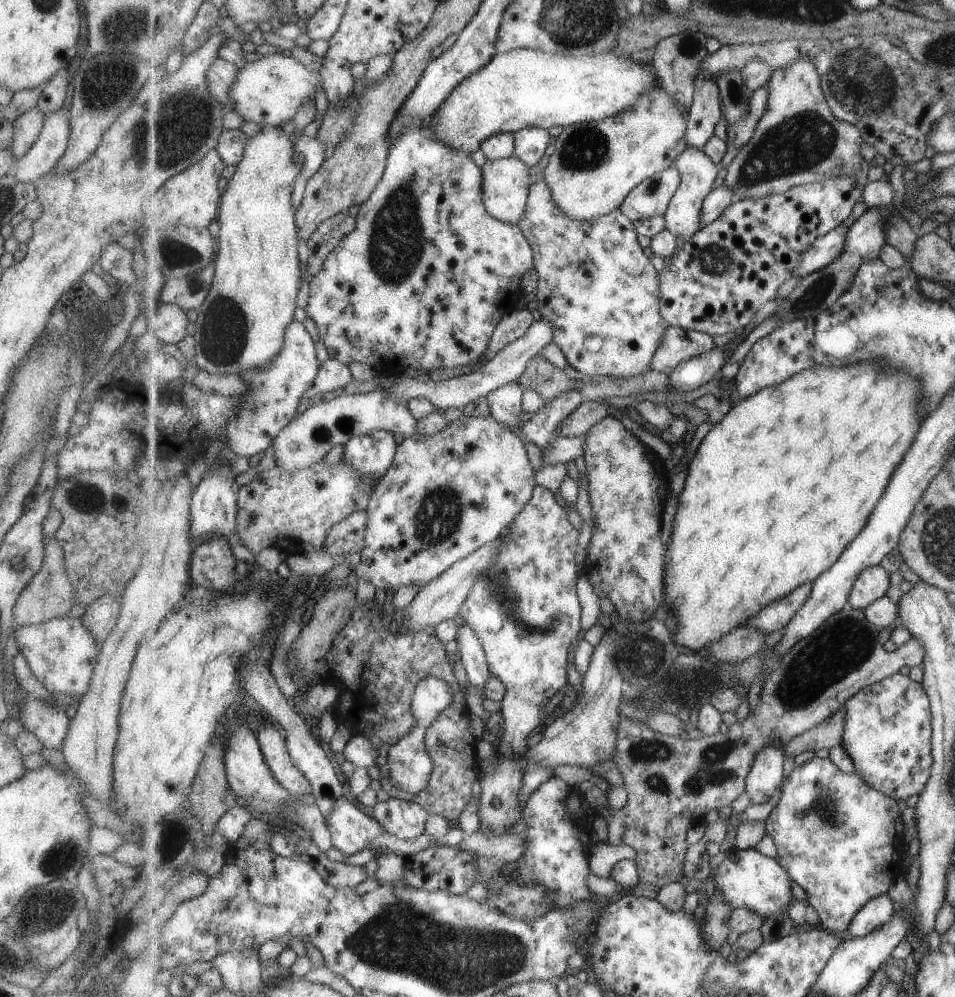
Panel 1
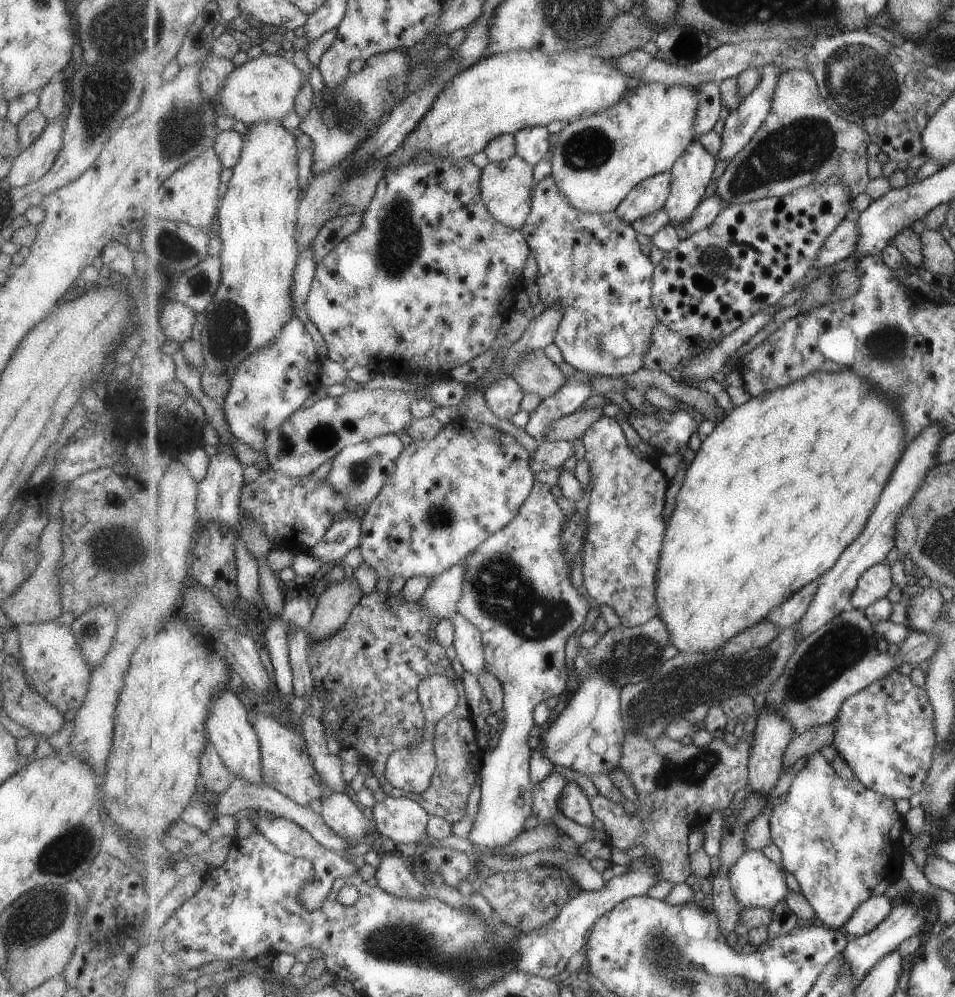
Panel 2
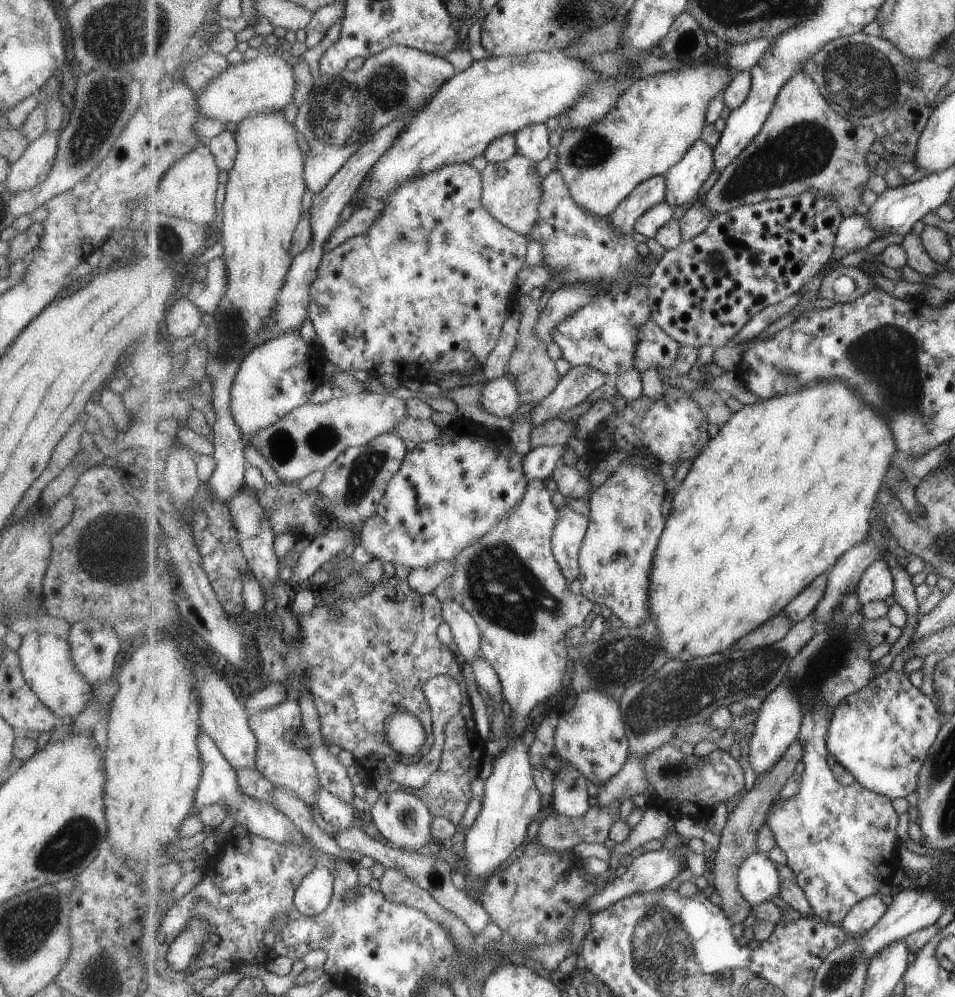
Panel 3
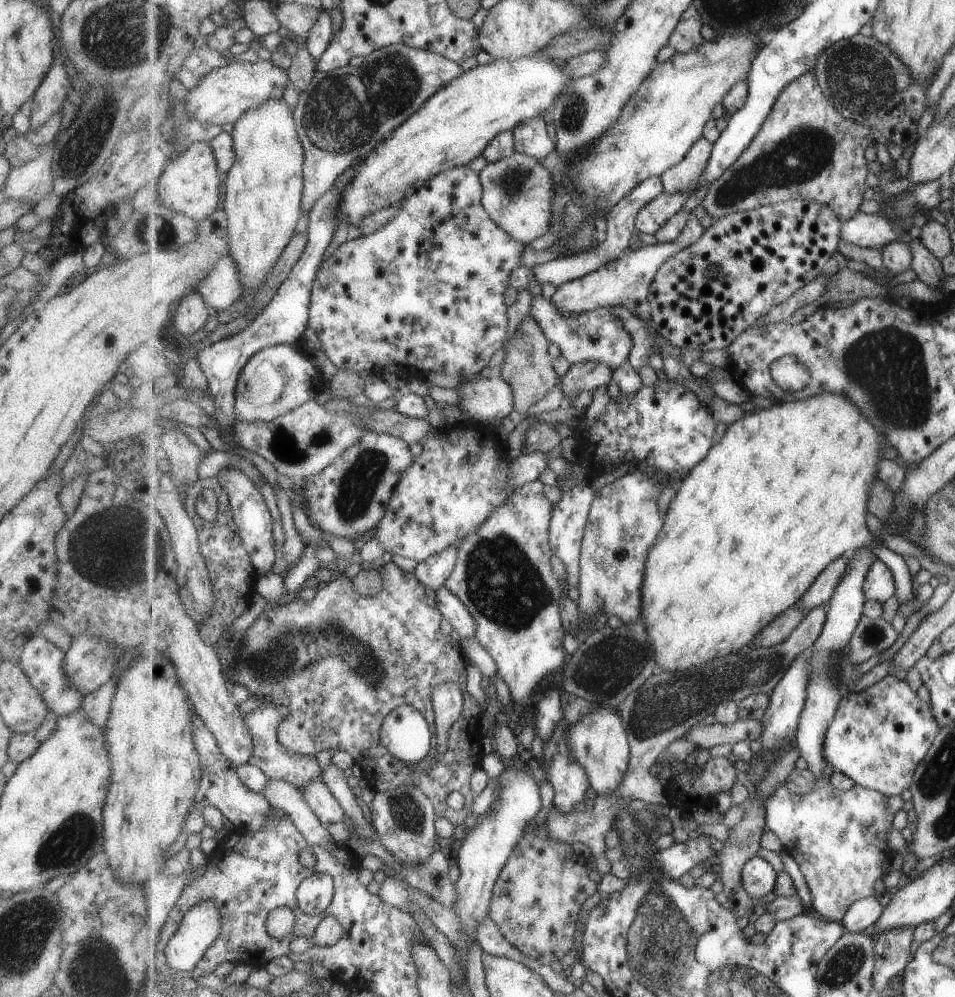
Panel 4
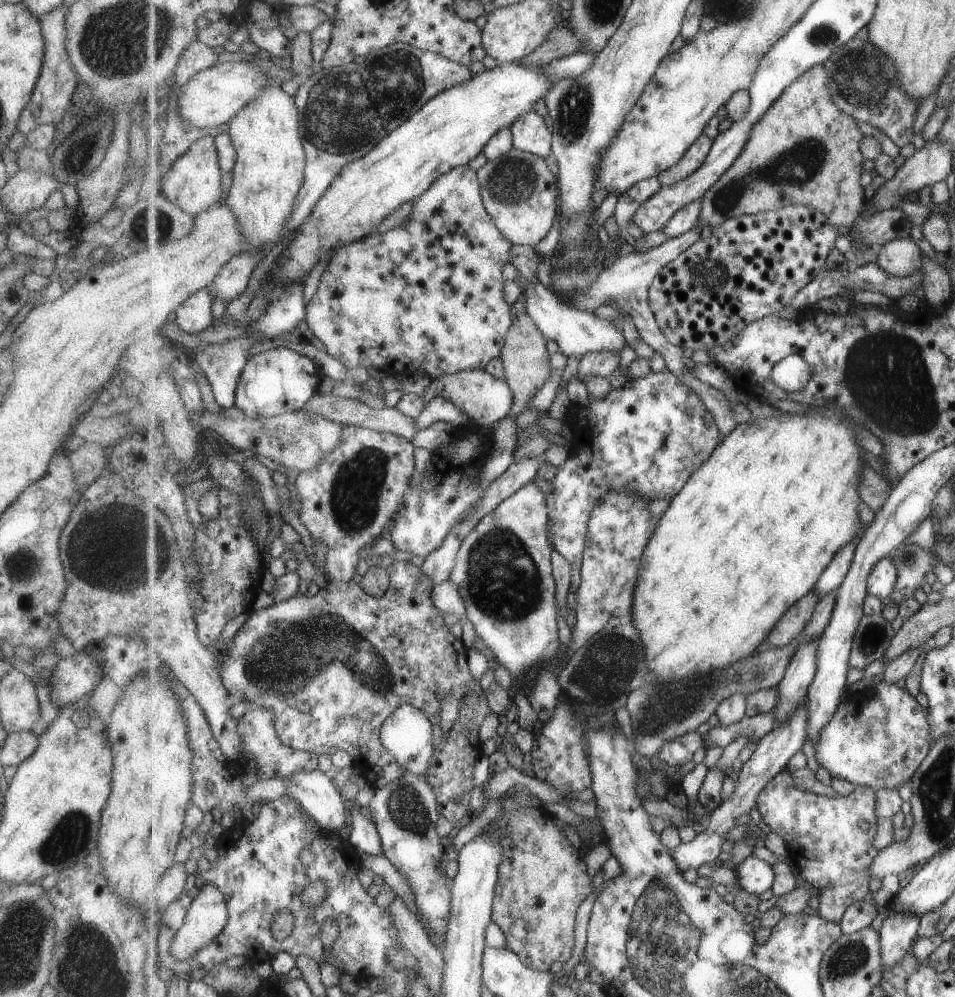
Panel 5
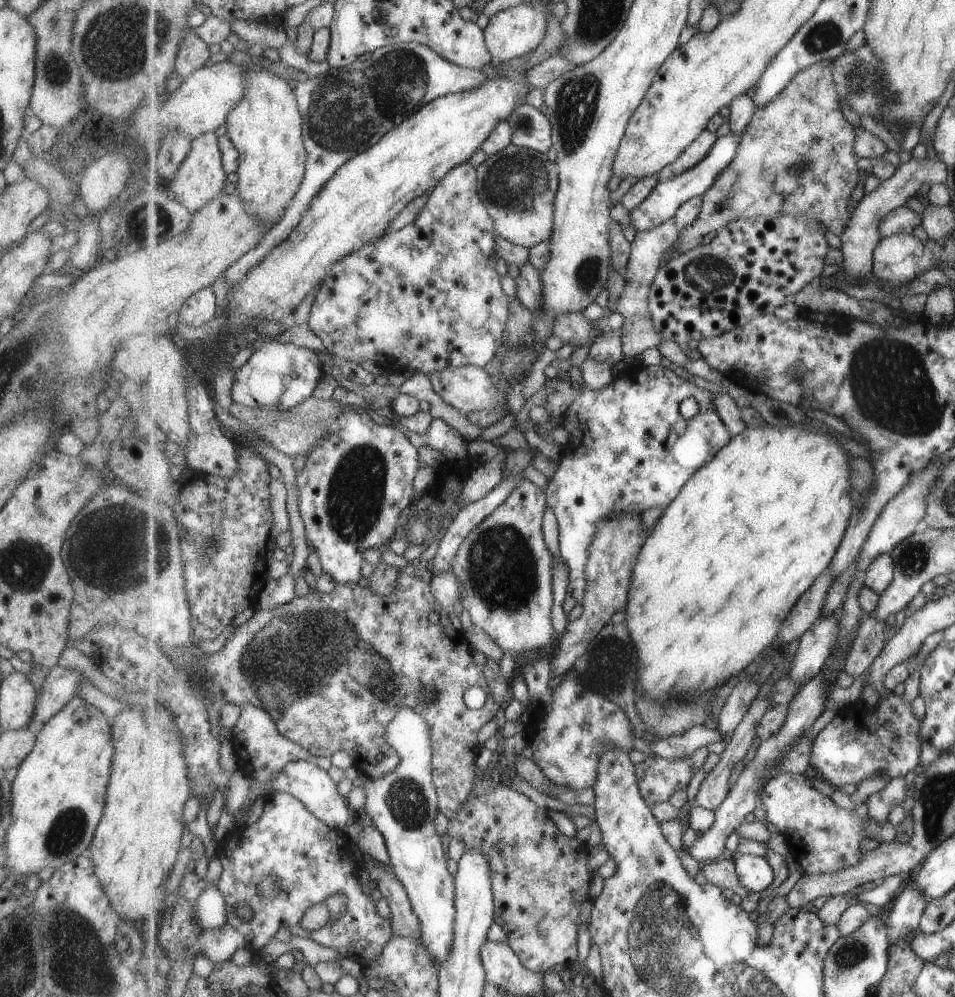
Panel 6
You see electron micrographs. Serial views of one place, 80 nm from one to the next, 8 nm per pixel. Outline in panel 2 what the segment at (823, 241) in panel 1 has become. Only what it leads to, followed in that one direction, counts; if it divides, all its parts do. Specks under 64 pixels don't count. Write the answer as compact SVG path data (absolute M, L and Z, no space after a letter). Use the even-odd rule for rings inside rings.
M845 219L837 230L826 240L819 258L814 262L814 268L829 266L852 256L858 247L860 228L858 221Z

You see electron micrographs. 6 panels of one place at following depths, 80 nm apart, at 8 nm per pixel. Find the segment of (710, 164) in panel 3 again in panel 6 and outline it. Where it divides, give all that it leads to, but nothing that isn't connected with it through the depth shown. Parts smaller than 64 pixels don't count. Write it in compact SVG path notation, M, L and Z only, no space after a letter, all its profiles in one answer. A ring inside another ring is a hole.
M706 129L690 147L687 147L682 152L682 155L675 162L663 168L657 177L661 181L666 181L667 179L682 175L686 170L693 168L705 159L712 151L717 140L719 140L717 134Z

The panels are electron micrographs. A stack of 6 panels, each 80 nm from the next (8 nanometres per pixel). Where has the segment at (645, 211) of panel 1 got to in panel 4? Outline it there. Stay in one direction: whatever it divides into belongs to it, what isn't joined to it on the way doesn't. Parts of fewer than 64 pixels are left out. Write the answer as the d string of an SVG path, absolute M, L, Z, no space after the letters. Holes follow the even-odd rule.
M655 175L645 179L608 212L608 215L605 217L607 222L607 238L604 241L588 251L548 261L542 265L537 265L532 270L531 268L527 268L527 266L519 265L511 273L511 285L520 291L525 287L527 288L534 280L541 285L545 284L545 282L552 282L558 288L566 282L584 277L593 271L599 270L608 262L617 260L623 253L629 250L629 239L632 236L631 234L633 234L635 220L641 208L645 206L645 203L654 199L663 191L665 191L665 187L662 175Z

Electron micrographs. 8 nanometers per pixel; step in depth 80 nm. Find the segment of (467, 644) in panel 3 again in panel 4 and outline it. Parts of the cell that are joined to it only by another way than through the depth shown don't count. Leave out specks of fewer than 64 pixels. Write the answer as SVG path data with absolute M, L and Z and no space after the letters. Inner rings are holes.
M445 584L436 590L438 605L447 620L453 623L461 638L476 636L478 624L470 608Z

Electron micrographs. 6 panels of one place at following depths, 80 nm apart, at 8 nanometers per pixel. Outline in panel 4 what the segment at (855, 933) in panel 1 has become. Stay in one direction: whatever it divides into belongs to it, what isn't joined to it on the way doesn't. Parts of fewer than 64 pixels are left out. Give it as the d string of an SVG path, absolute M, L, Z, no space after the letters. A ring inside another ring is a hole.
M878 896L867 897L852 904L841 923L847 933L860 933L867 930L871 924L877 923L883 911Z

